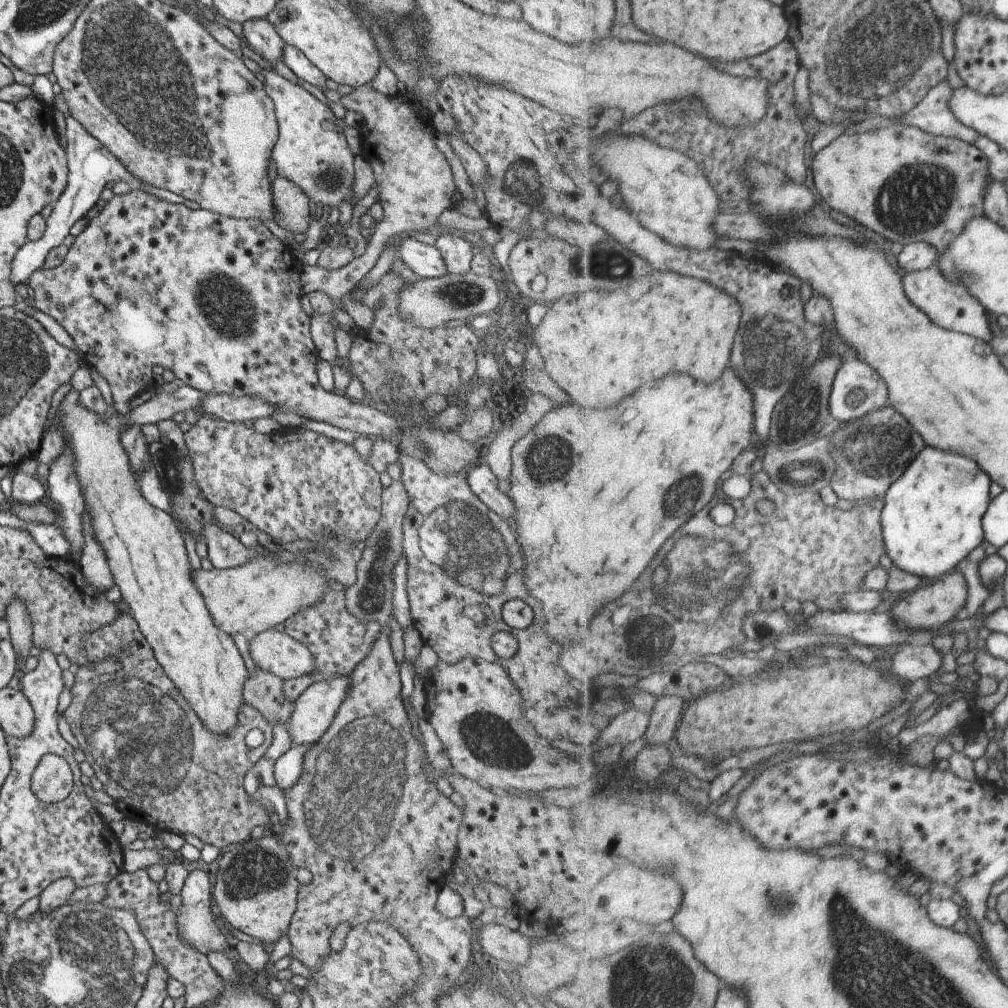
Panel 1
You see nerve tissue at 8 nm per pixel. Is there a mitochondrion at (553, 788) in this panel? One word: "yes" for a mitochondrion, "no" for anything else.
no

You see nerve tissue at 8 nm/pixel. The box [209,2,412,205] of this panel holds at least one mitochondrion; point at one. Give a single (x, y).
(328, 178)

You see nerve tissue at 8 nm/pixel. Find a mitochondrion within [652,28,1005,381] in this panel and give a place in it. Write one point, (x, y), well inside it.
(913, 200)

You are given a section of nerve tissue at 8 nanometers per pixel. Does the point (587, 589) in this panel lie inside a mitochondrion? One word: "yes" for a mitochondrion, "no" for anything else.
no

